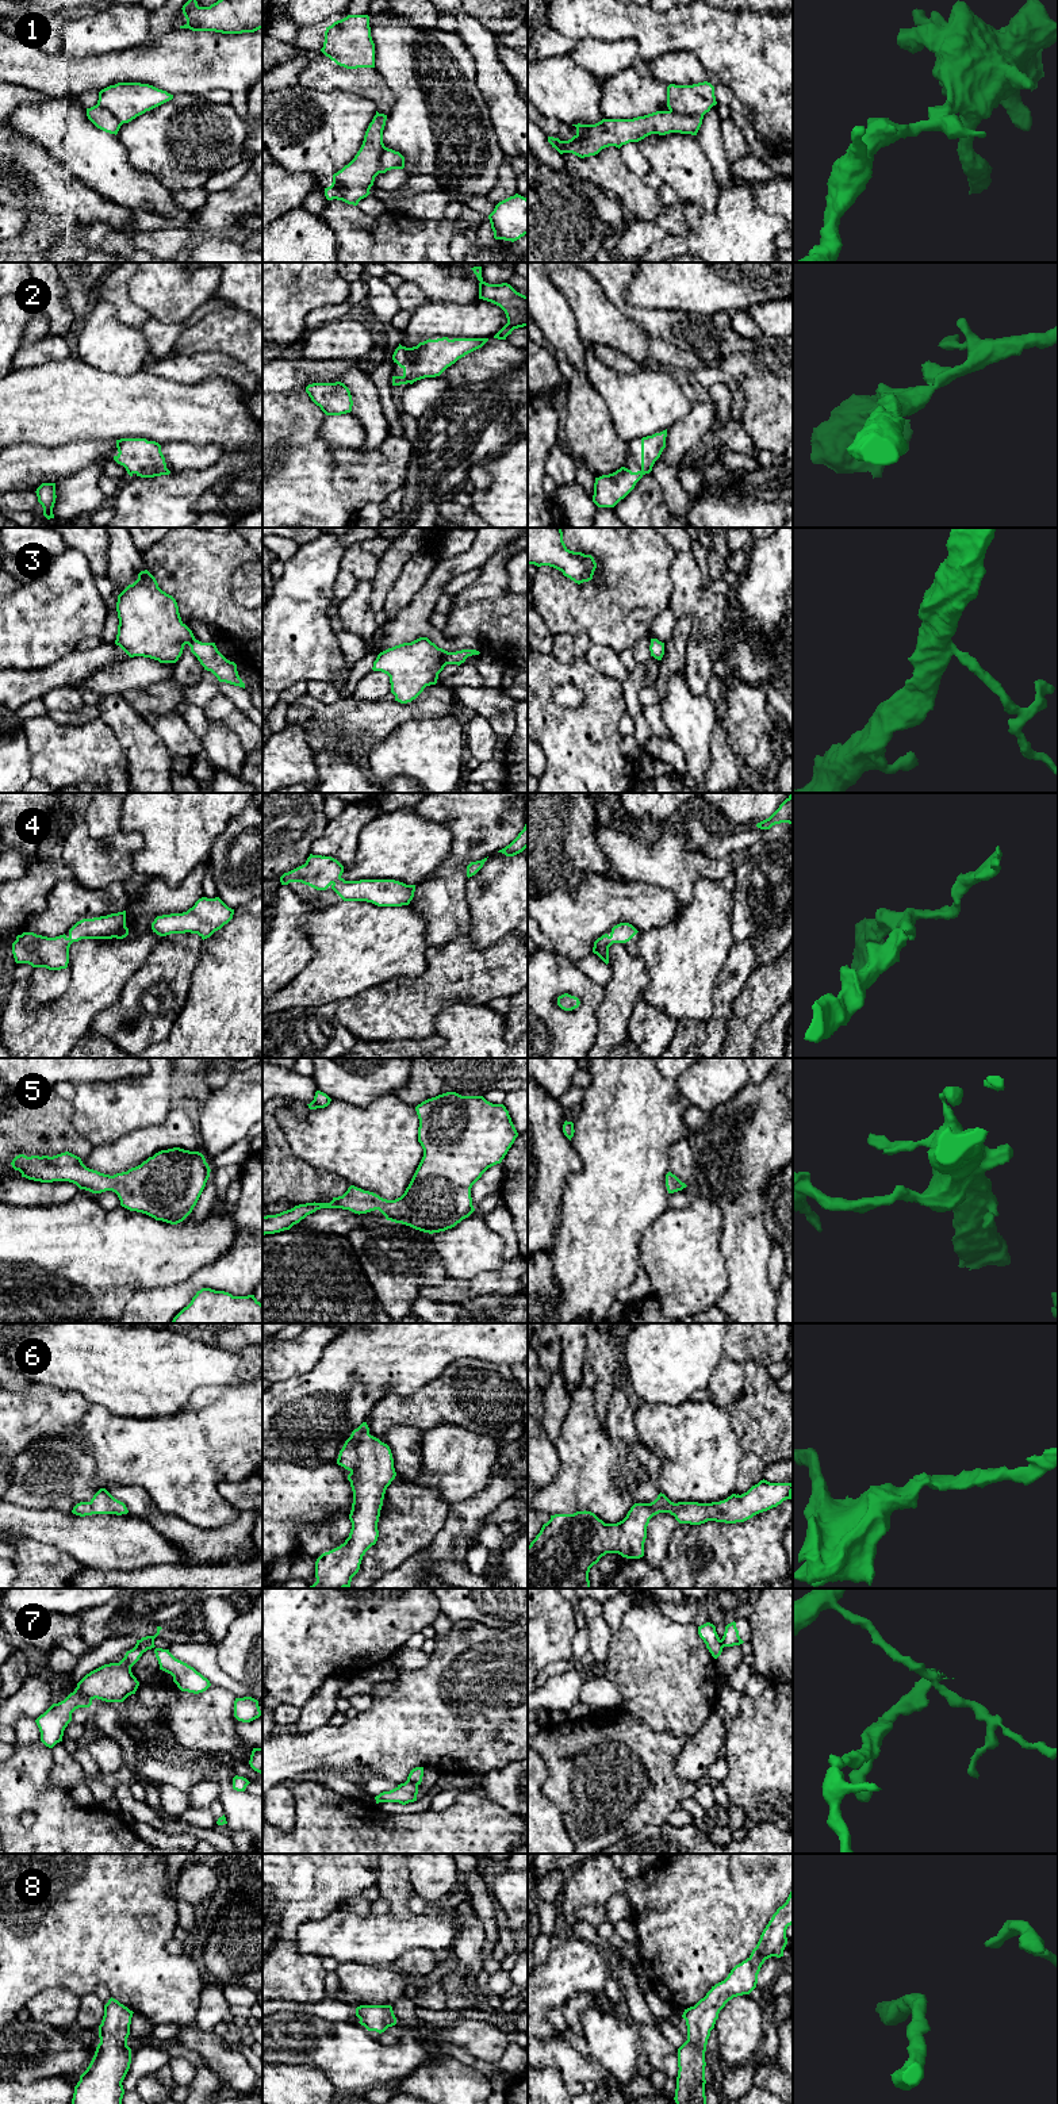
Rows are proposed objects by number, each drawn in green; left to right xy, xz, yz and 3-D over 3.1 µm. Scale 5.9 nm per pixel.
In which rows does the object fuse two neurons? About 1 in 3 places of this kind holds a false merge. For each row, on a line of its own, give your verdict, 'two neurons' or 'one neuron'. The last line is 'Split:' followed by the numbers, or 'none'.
1: two neurons
2: one neuron
3: one neuron
4: one neuron
5: one neuron
6: one neuron
7: two neurons
8: one neuron
Split: 1, 7

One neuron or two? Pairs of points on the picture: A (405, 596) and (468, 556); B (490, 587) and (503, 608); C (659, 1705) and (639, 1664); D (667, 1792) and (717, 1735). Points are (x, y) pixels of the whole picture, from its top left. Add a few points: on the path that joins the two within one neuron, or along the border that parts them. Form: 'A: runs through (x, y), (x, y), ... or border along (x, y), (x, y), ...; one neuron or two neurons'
A: border along (440, 558), (426, 578), (425, 585), (403, 608); two neurons
B: border along (508, 591), (497, 597), (466, 601); two neurons
C: runs through (659, 1696), (659, 1685), (648, 1674); one neuron
D: border along (685, 1746), (678, 1759), (677, 1773), (694, 1784); two neurons

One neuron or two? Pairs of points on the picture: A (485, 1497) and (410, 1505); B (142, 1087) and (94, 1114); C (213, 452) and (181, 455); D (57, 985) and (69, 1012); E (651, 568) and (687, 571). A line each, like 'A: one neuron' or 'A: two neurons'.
A: two neurons
B: one neuron
C: one neuron
D: two neurons
E: two neurons

